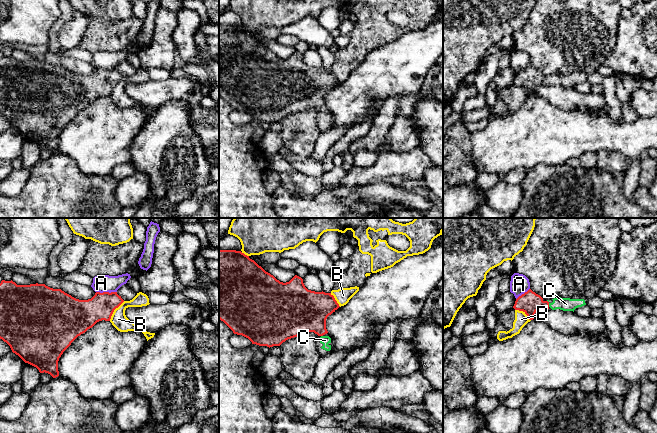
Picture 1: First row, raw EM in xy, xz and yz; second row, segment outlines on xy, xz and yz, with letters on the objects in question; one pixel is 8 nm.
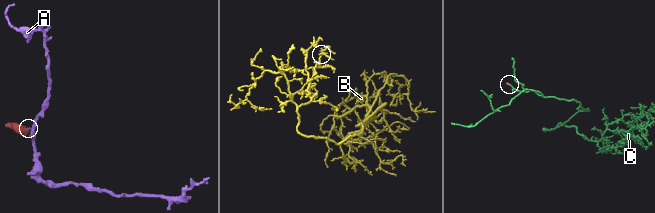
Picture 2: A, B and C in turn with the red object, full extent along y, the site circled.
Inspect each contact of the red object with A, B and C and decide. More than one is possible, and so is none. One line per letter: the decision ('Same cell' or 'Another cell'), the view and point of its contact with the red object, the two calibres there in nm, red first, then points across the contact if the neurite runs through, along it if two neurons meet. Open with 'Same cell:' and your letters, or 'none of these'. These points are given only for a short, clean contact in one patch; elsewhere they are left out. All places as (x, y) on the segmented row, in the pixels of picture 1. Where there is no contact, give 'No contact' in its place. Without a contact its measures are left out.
Same cell: C
A: Another cell. Touches red at xy (106, 292). Thickness 240 nm (red) against 140 nm. Boundary: xy (96, 291), (116, 292)
B: Another cell. Touches red at xy (114, 309). Thickness 240 nm (red) against 130 nm
C: Same cell. Touches red at yz (548, 303). Thickness 170 nm (red) against 110 nm. Path across: yz (529, 302), (548, 303), (566, 304)

